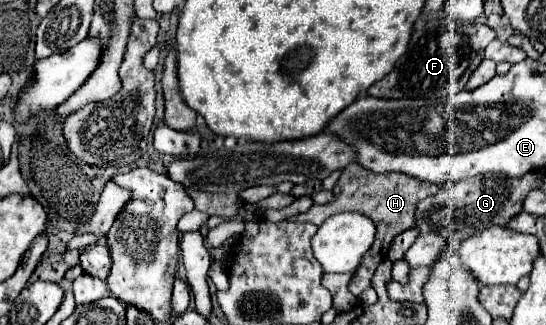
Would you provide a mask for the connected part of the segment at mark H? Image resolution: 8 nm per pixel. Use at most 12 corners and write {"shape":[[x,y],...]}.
{"shape":[[352,162],[334,202],[286,218],[320,226],[346,210],[376,222],[376,242],[348,284],[370,288],[394,236],[416,226],[440,184]]}

